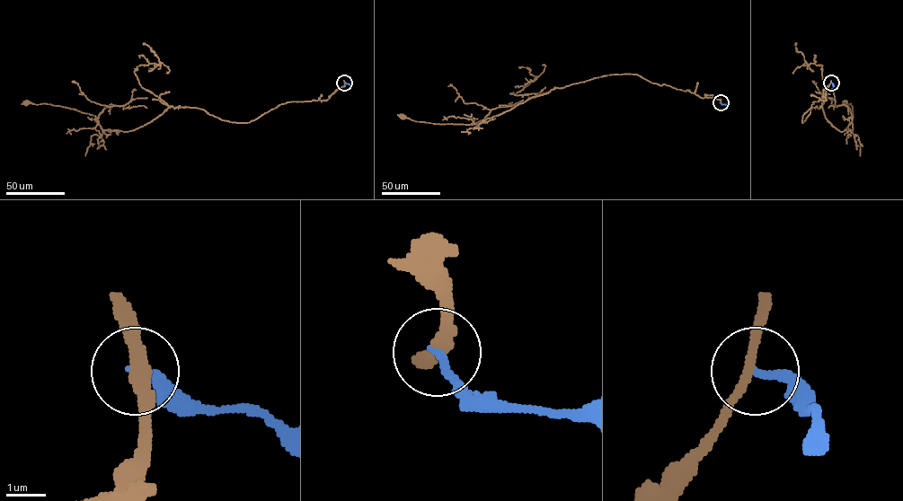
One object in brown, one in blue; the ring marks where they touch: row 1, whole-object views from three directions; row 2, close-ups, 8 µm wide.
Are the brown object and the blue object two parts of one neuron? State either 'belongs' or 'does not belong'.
does not belong

